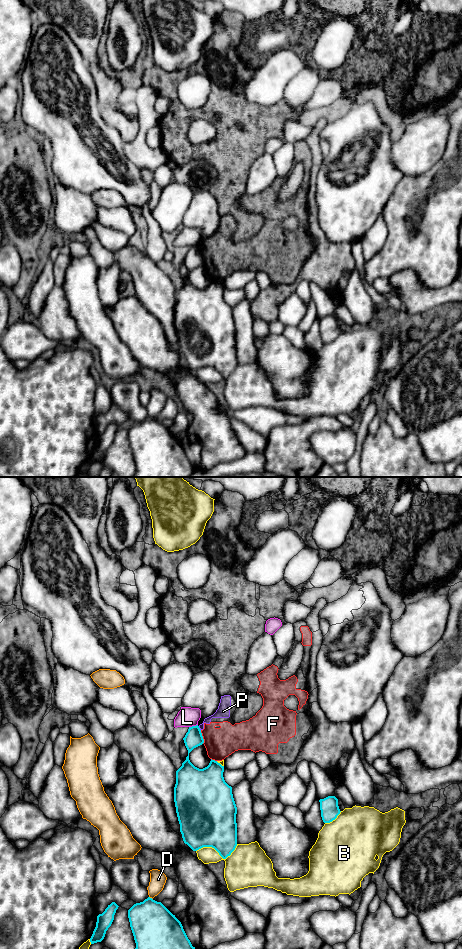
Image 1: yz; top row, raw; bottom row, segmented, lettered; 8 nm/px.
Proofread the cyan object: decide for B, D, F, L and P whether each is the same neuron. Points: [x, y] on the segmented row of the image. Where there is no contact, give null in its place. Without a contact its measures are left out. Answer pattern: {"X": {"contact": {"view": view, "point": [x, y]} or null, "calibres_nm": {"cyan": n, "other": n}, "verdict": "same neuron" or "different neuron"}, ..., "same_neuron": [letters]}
{"B": {"contact": {"view": "yz", "point": [218, 852]}, "calibres_nm": {"cyan": 400, "other": 320}, "verdict": "different neuron"}, "D": {"contact": {"view": "yz", "point": [151, 898]}, "calibres_nm": {"cyan": 360, "other": 130}, "verdict": "different neuron"}, "F": {"contact": {"view": "yz", "point": [202, 737]}, "calibres_nm": {"cyan": 140, "other": 240}, "verdict": "different neuron"}, "L": {"contact": {"view": "yz", "point": [193, 726]}, "calibres_nm": {"cyan": 140, "other": 160}, "verdict": "different neuron"}, "P": {"contact": {"view": "yz", "point": [199, 728]}, "calibres_nm": {"cyan": 140, "other": 110}, "verdict": "different neuron"}, "same_neuron": []}

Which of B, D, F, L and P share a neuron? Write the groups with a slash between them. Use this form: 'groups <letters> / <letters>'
groups B / D / F P / L

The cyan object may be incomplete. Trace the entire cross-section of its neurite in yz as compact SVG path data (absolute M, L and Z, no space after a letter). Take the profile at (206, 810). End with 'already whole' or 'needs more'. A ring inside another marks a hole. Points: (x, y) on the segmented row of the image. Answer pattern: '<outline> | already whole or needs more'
M198 725L189 727L183 740L188 750L188 756L176 771L174 787L174 802L183 841L193 851L203 847L212 847L223 859L226 859L237 846L237 807L232 787L225 782L224 766L217 761L211 759L209 765L203 769L195 767L190 762L189 753L204 743Z | already whole

